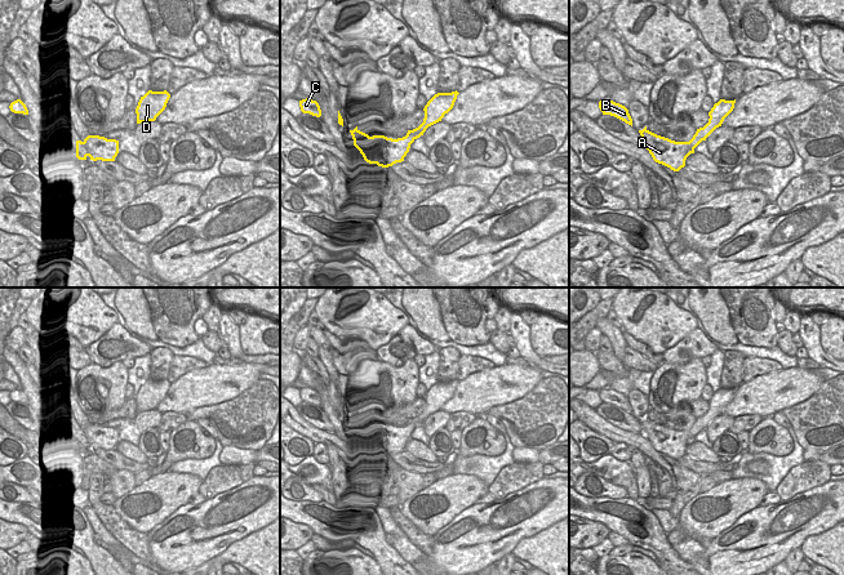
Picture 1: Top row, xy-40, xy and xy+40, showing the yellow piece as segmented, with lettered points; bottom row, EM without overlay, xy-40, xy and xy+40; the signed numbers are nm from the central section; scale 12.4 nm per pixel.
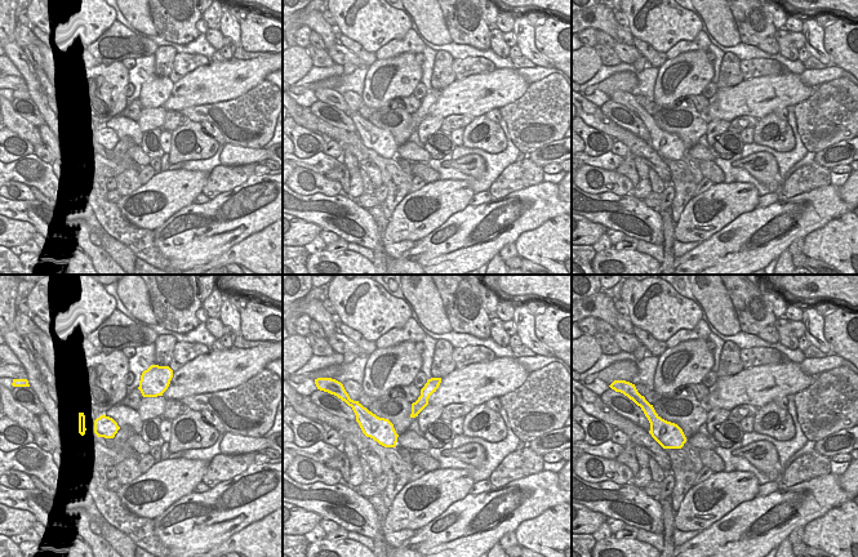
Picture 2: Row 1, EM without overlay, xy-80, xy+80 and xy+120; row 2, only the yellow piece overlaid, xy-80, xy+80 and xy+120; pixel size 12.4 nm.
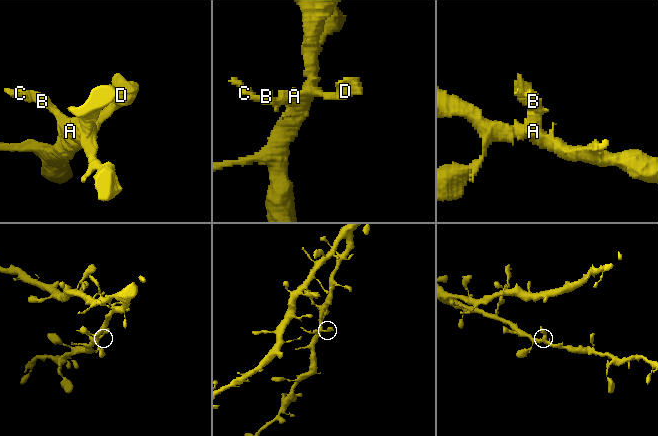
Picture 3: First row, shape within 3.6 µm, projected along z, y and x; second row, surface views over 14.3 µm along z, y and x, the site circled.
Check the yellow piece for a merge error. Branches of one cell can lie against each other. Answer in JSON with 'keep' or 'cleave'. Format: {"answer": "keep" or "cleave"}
{"answer": "keep"}

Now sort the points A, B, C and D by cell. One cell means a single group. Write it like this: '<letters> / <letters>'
A B C D

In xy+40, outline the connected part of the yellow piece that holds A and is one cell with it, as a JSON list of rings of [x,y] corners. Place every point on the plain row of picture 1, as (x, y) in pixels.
[[[720,388],[714,393],[708,401],[708,411],[697,418],[696,423],[689,431],[675,431],[668,427],[657,424],[647,418],[639,419],[643,434],[649,440],[653,449],[670,456],[674,460],[679,460],[685,455],[685,449],[690,442],[694,442],[694,437],[719,415],[721,415],[724,407],[733,400],[734,389]]]

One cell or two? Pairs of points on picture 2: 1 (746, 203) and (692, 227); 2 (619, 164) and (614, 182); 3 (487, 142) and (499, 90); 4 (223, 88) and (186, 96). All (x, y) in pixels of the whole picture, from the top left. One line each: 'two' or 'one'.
1: one
2: two
3: two
4: one

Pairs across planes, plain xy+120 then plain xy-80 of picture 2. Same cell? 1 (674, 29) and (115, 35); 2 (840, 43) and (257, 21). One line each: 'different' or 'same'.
1: different
2: same

